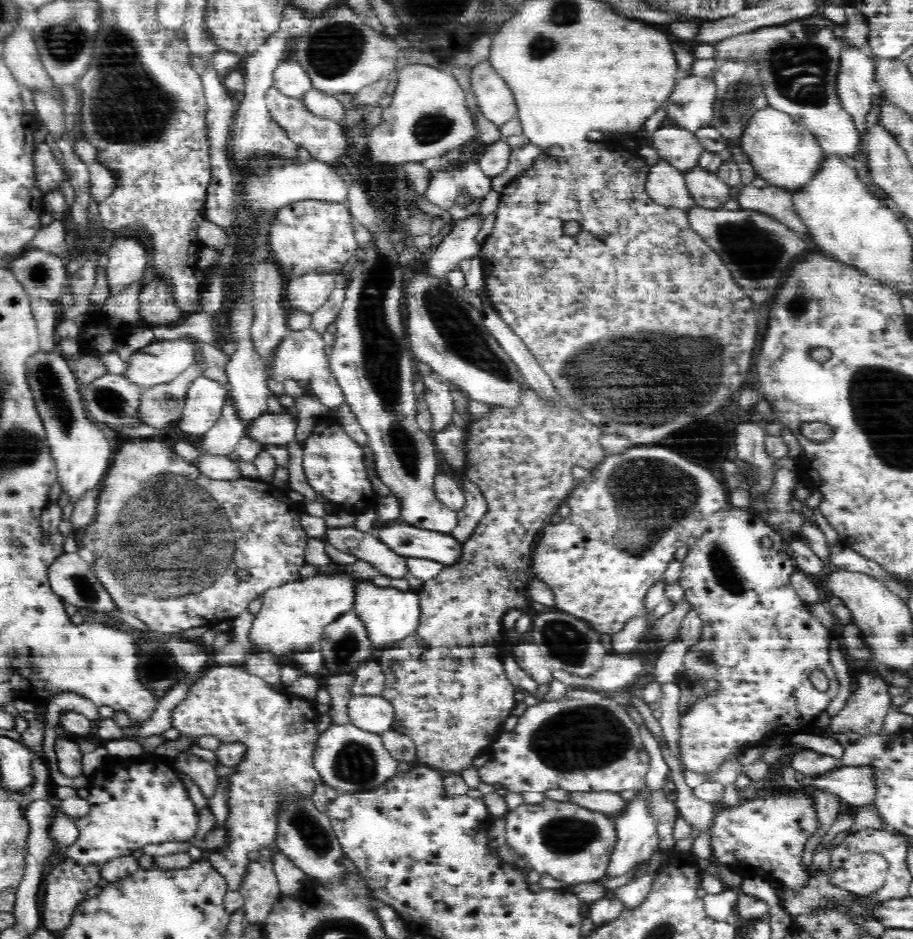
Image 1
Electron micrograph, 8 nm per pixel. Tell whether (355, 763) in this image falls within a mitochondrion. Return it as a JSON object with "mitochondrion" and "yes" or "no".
{"mitochondrion":"yes"}

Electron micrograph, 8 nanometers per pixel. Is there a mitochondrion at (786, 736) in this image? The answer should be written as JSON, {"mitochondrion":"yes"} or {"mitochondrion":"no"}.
{"mitochondrion":"no"}

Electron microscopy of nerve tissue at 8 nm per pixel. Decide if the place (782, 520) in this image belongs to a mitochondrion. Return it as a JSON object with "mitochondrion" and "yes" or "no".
{"mitochondrion":"no"}

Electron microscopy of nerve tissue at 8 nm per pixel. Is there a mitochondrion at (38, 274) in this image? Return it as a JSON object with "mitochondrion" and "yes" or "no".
{"mitochondrion":"yes"}

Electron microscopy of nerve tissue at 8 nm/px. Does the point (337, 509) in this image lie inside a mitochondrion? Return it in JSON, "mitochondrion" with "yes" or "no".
{"mitochondrion":"no"}

